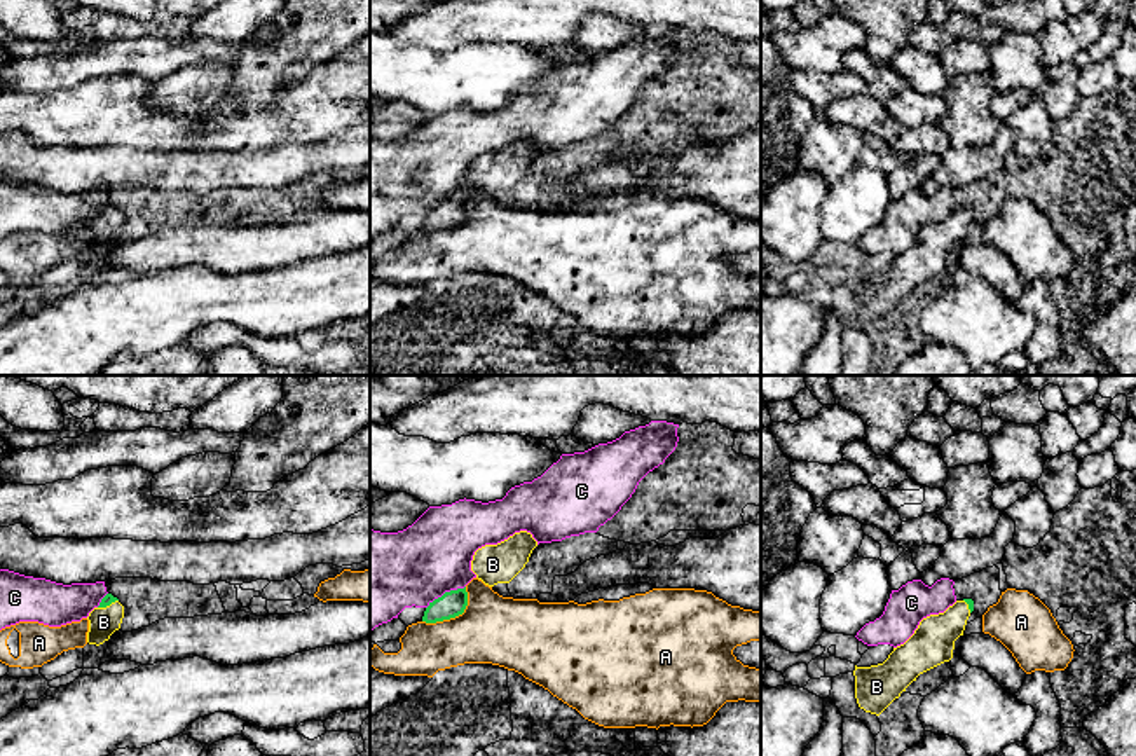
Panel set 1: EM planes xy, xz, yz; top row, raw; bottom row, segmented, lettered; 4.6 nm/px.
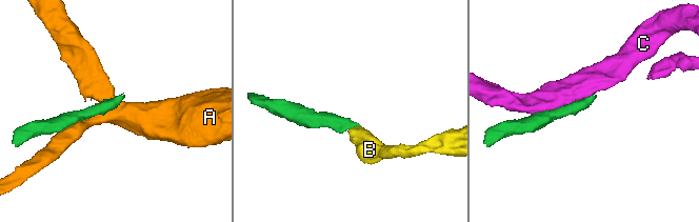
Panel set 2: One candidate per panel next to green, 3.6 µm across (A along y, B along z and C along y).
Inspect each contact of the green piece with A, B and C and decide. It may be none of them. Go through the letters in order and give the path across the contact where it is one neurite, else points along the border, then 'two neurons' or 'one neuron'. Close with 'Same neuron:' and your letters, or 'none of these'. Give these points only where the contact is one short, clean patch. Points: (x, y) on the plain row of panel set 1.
A: two neurons
B: across xy (109, 206), (107, 213), (103, 231) | one neuron
C: two neurons
Same neuron: B

